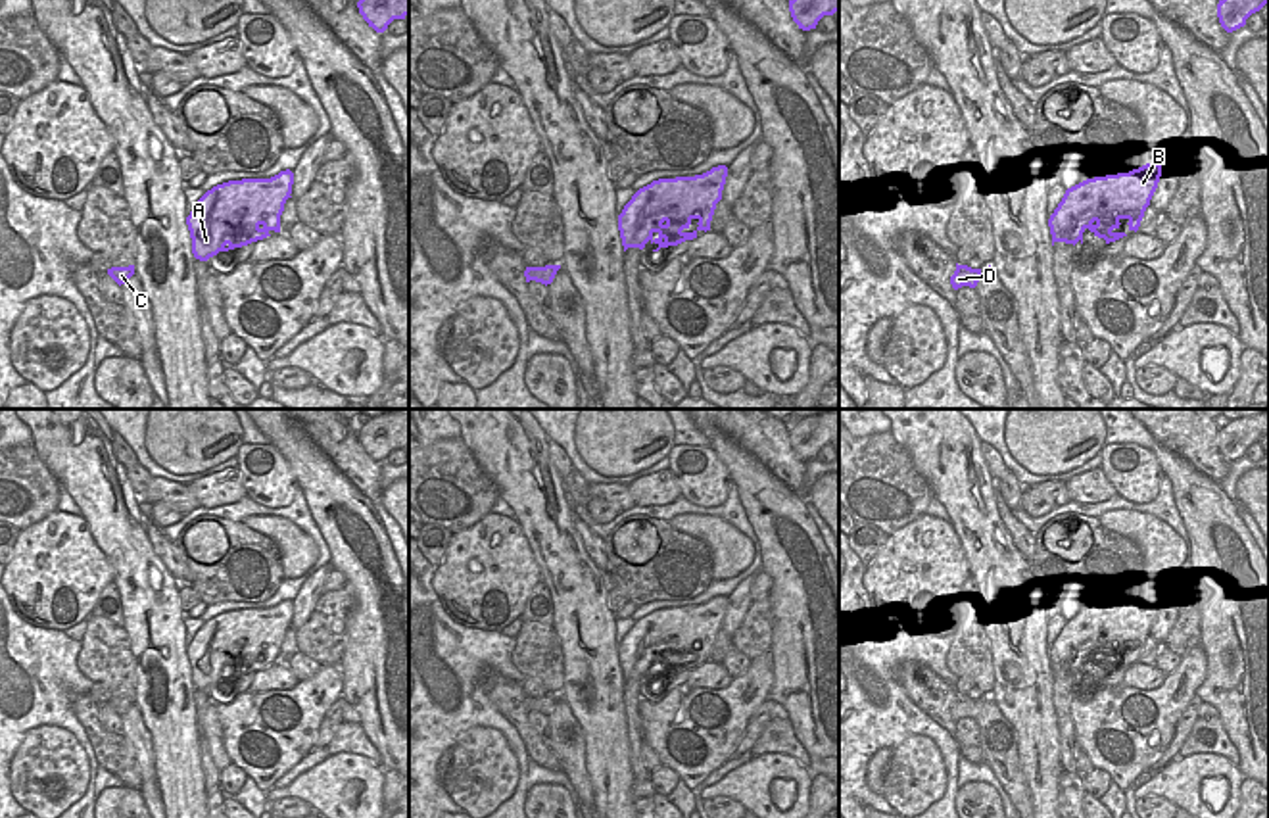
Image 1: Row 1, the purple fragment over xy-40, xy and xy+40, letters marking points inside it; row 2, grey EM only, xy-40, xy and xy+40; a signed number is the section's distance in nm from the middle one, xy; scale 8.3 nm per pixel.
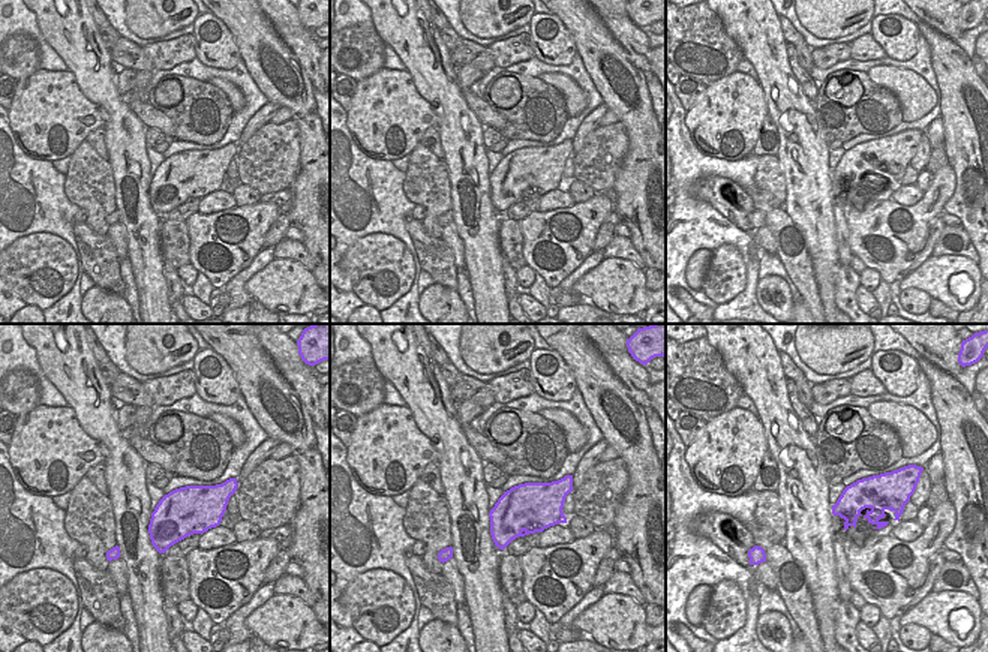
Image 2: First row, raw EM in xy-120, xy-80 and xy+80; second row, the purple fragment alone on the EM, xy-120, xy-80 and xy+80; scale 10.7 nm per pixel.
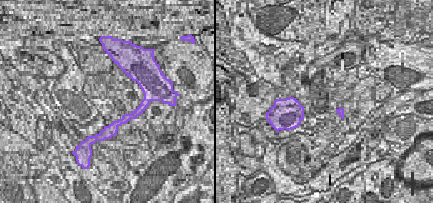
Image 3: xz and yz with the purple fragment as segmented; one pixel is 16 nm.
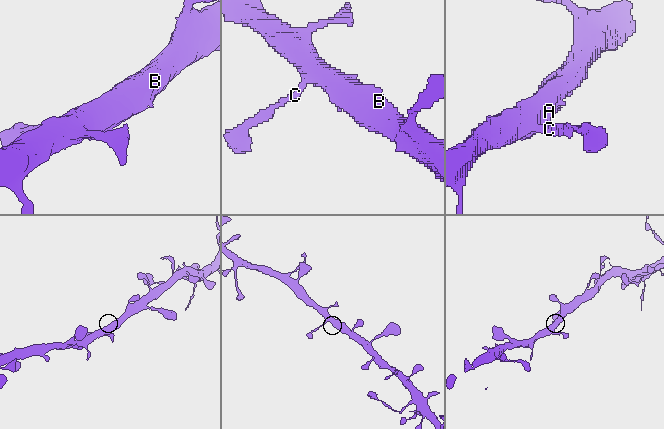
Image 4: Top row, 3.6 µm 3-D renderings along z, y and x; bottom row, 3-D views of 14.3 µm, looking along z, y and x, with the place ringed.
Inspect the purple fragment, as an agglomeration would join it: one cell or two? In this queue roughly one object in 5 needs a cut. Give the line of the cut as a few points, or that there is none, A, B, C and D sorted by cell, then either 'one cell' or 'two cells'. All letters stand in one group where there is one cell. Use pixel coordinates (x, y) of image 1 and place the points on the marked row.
no cut; A B C D; one cell

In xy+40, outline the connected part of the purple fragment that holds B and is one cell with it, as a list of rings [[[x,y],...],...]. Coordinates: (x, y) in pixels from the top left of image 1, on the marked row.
[[[1146,163],[1129,173],[1094,177],[1067,188],[1048,219],[1052,246],[1083,244],[1087,229],[1106,244],[1115,242],[1127,236],[1117,230],[1121,219],[1137,232],[1160,177],[1161,163]]]

